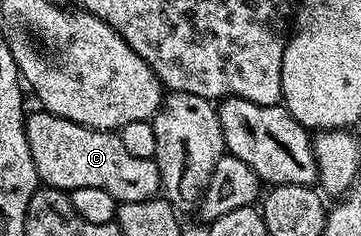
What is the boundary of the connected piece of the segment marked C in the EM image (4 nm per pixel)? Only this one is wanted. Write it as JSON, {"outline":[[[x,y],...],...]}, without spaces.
{"outline":[[[36,108],[33,114],[31,111],[27,115],[24,131],[37,179],[45,186],[61,192],[102,188],[102,192],[110,192],[117,203],[146,200],[161,193],[160,166],[151,158],[130,156],[119,133],[83,126],[43,108]]]}

